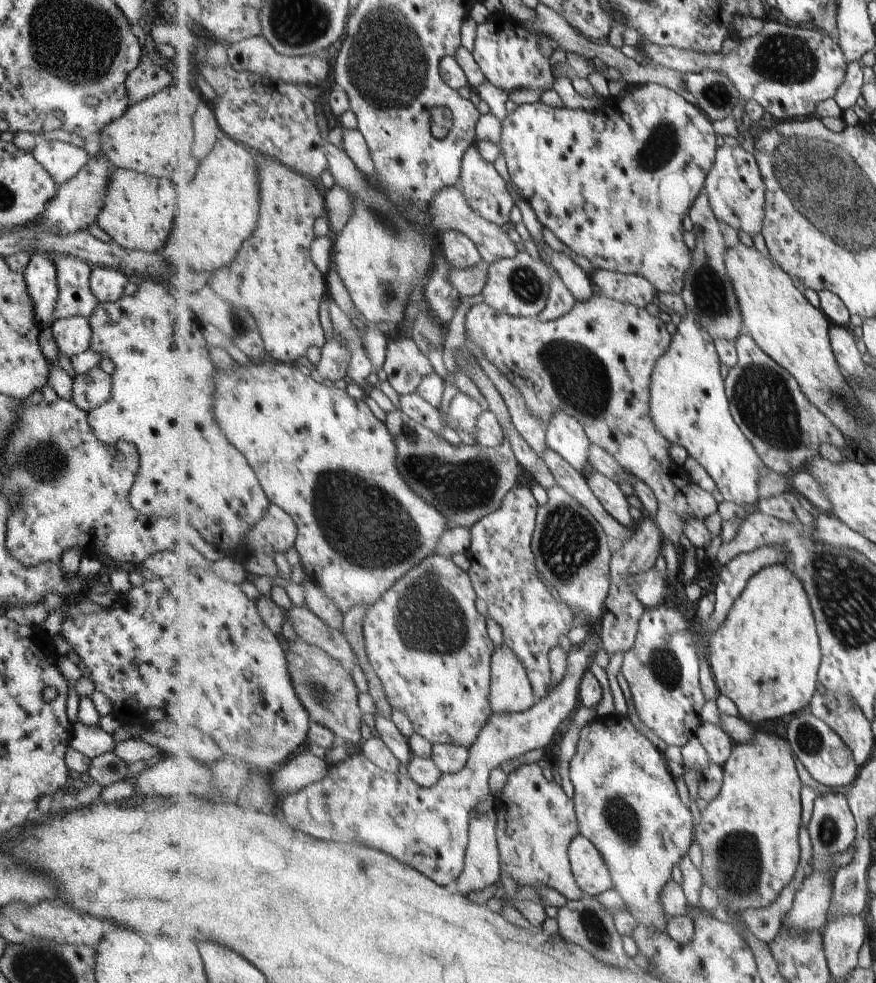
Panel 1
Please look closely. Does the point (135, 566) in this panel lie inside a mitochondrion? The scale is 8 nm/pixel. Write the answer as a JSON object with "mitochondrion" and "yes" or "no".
{"mitochondrion":"no"}

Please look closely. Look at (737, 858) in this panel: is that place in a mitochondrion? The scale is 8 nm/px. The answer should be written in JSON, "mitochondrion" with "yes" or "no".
{"mitochondrion":"yes"}

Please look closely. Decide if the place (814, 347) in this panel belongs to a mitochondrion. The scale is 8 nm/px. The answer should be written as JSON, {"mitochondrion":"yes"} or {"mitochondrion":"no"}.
{"mitochondrion":"no"}

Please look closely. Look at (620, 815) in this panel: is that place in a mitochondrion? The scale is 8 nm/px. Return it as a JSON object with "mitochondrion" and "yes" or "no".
{"mitochondrion":"yes"}

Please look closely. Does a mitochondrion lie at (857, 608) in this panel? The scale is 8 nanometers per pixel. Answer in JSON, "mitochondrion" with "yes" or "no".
{"mitochondrion":"yes"}

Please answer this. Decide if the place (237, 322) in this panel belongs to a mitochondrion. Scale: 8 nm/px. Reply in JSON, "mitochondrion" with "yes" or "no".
{"mitochondrion":"yes"}

